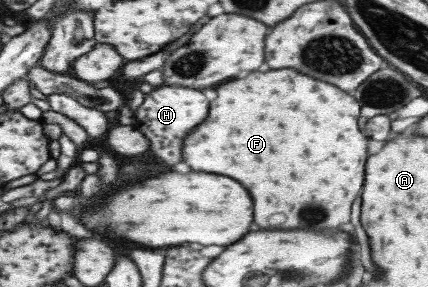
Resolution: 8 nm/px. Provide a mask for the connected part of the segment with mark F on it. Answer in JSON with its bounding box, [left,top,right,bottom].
[182,69,366,229]

